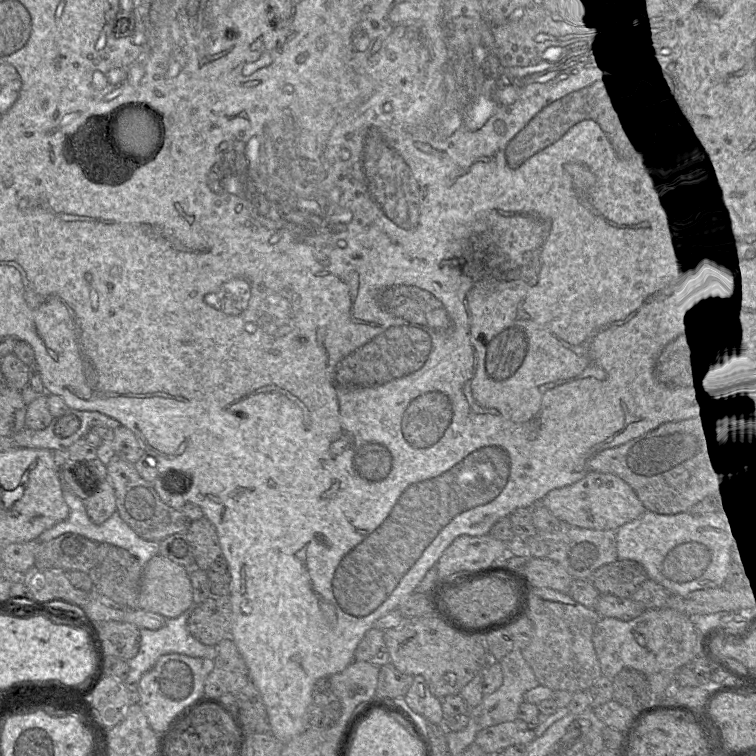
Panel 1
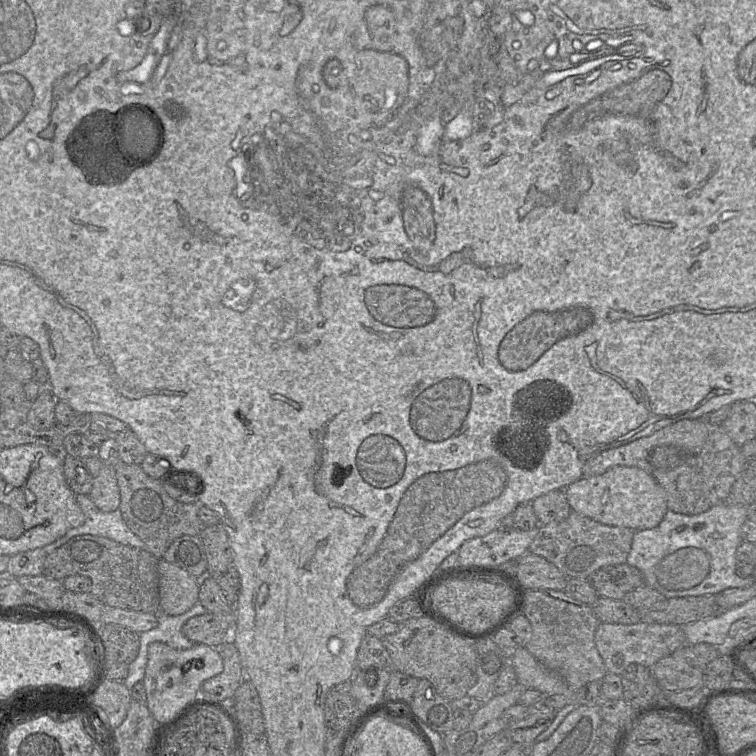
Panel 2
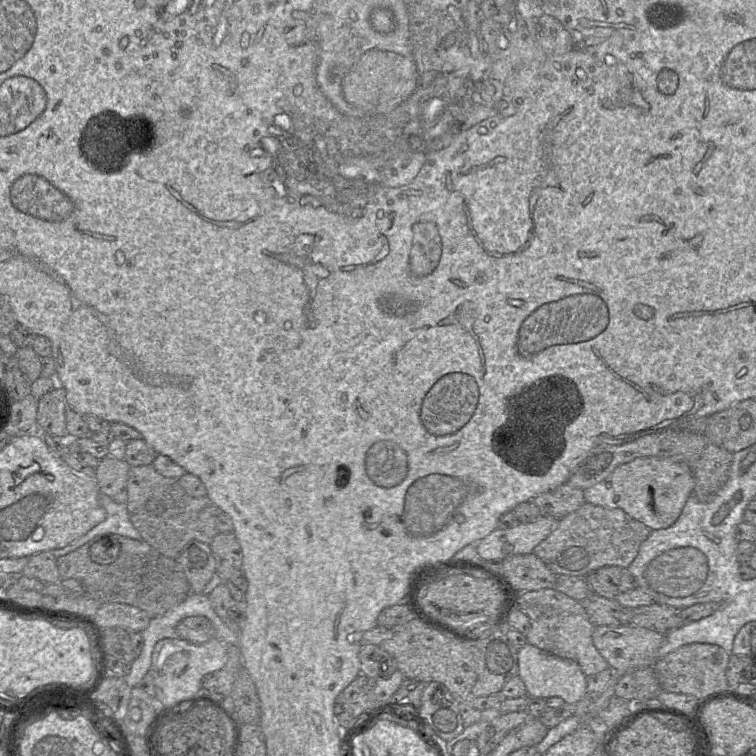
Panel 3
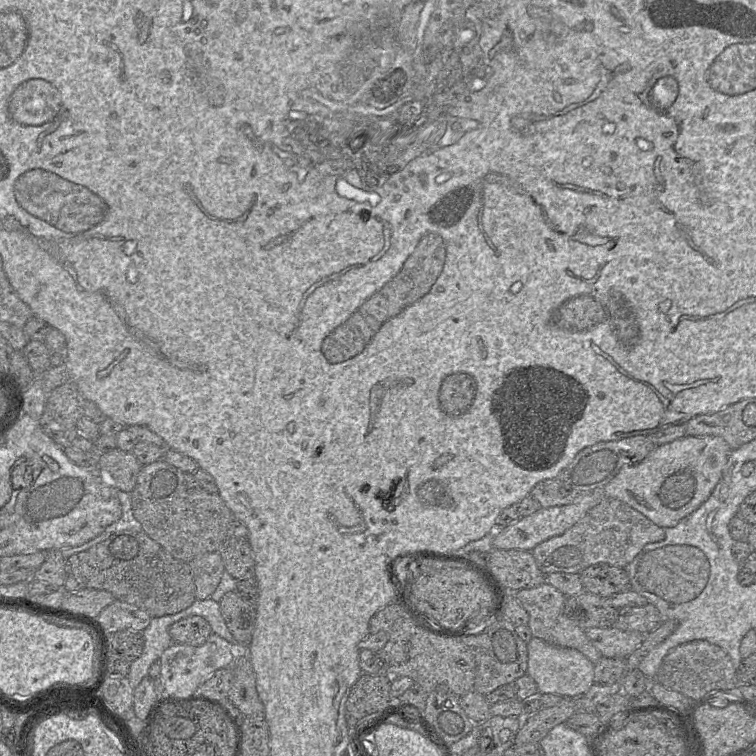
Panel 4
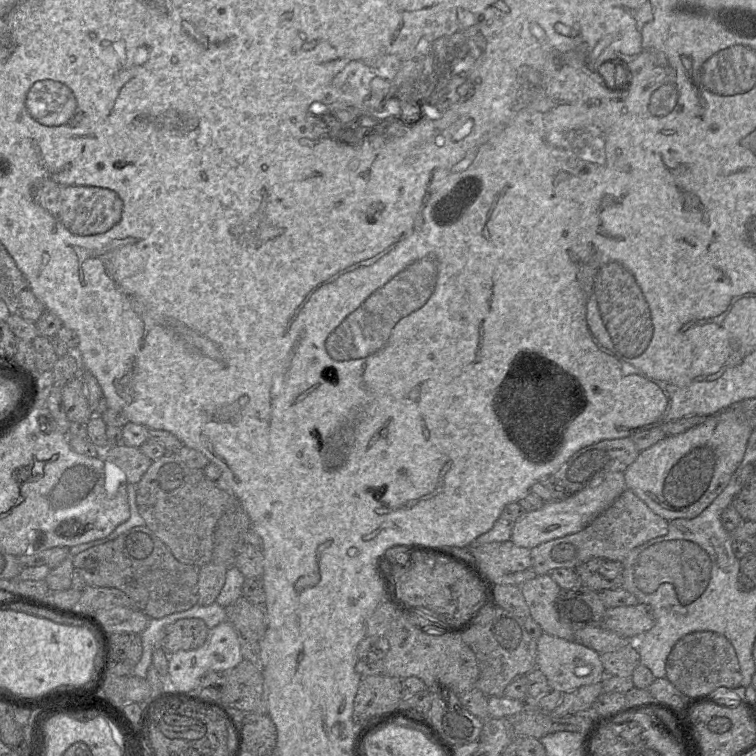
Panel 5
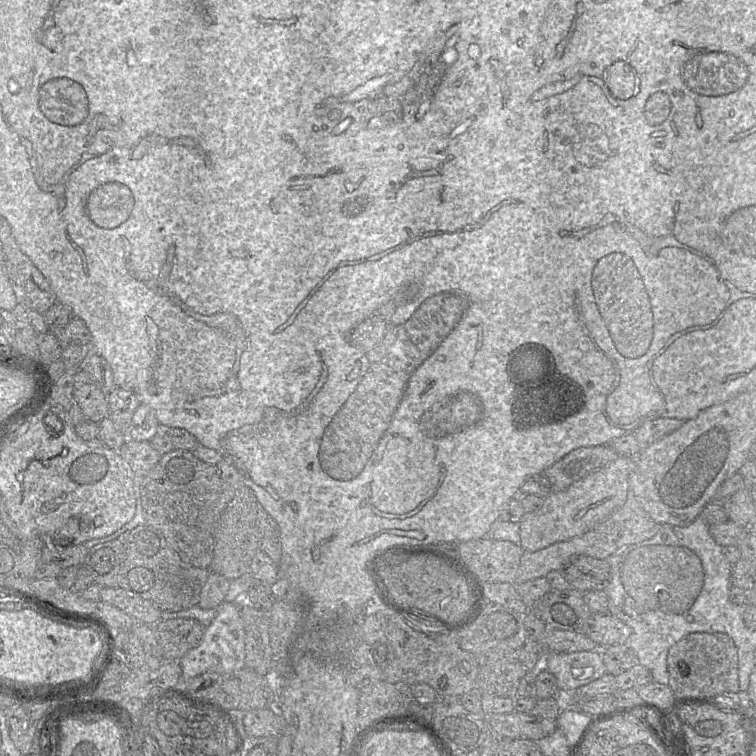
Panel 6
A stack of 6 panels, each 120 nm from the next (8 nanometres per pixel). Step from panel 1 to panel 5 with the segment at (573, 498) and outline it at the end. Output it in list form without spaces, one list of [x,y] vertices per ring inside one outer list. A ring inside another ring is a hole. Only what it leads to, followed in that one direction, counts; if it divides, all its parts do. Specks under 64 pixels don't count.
[[[727,408],[687,431],[668,435],[651,447],[639,452],[636,460],[624,471],[627,490],[631,490],[655,514],[672,521],[679,518],[693,519],[705,510],[724,490],[743,460],[747,443],[753,429],[743,413]]]

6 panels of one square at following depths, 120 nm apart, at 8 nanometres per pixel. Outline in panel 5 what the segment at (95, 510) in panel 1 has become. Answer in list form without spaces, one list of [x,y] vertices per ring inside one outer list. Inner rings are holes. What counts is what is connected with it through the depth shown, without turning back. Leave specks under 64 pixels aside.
[[[124,444],[109,446],[102,451],[106,461],[115,464],[125,473],[129,484],[136,485],[152,463],[139,448]]]

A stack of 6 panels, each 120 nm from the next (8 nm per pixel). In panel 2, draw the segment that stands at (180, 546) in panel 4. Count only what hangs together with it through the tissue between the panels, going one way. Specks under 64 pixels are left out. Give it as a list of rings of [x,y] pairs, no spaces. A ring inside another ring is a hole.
[[[120,460],[113,465],[120,492],[119,510],[129,529],[146,545],[152,555],[162,559],[170,544],[183,535],[200,536],[204,528],[198,516],[199,503],[182,503],[168,495],[164,482],[169,479],[154,479],[140,465],[128,465]]]

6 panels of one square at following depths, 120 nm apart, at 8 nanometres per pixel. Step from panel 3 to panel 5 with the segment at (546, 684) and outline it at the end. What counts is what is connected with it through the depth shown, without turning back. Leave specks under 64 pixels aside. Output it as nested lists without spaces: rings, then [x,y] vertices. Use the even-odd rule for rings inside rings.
[[[546,633],[537,639],[537,668],[546,677],[551,690],[561,693],[600,683],[605,677],[599,653],[575,640],[566,640]]]

